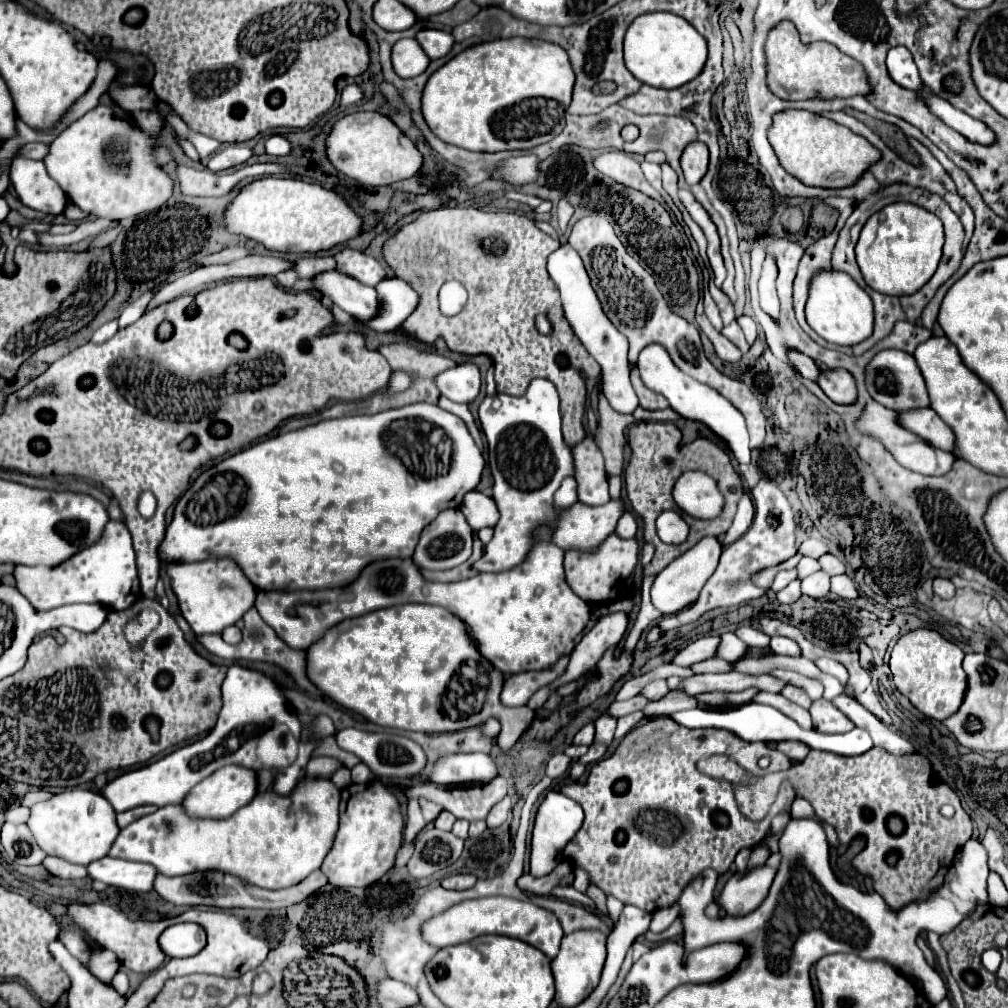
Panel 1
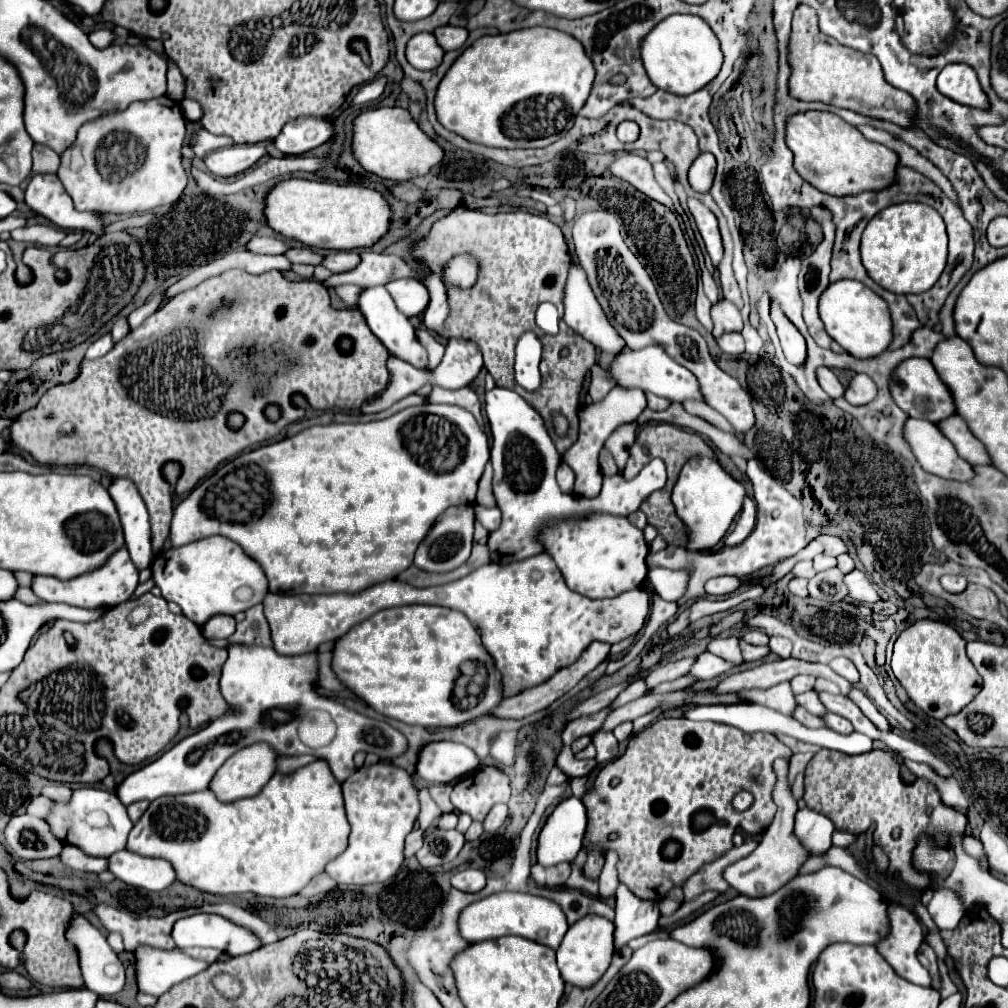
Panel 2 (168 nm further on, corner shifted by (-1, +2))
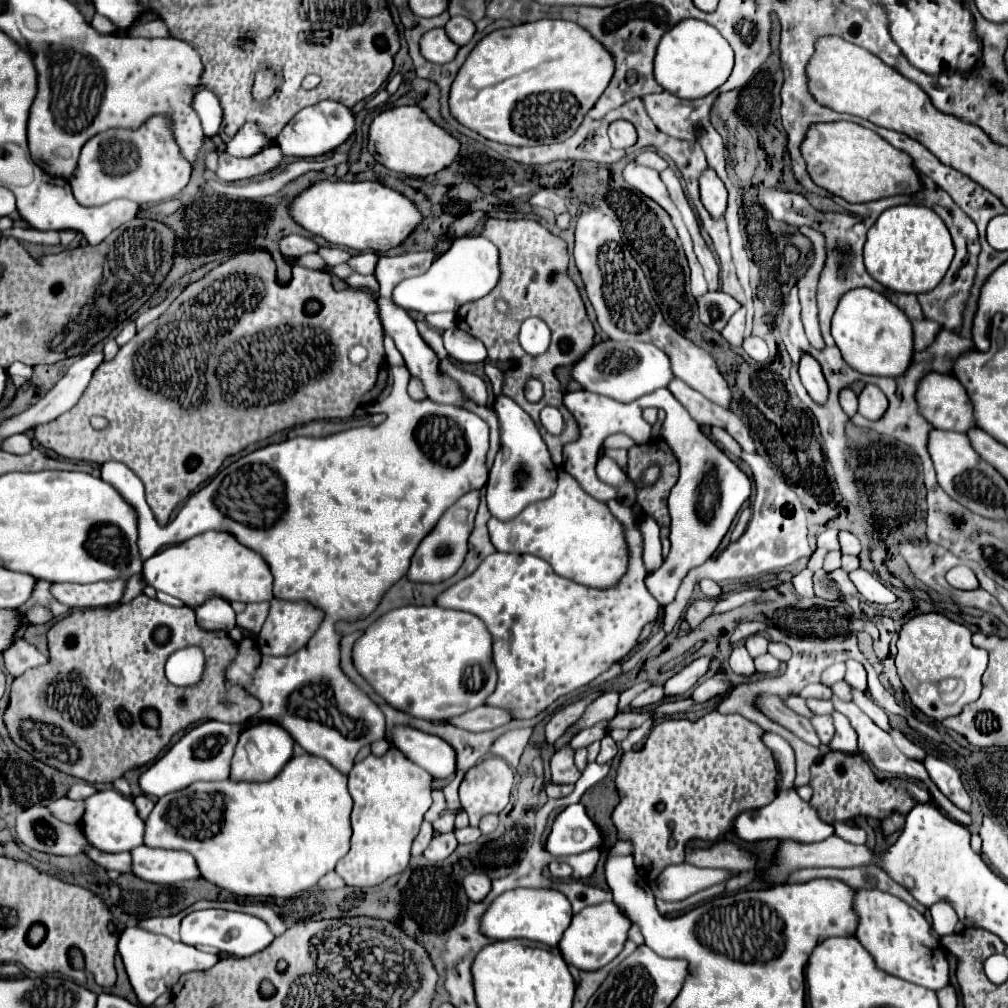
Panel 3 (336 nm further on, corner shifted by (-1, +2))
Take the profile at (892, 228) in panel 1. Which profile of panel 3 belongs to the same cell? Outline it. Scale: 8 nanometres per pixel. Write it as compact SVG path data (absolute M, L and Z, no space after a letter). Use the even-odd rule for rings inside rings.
M917 204L895 206L885 210L867 232L867 242L863 252L867 272L877 282L881 282L885 288L909 294L921 294L933 290L945 276L953 260L953 254L955 250L951 234L945 228L943 220L931 208Z

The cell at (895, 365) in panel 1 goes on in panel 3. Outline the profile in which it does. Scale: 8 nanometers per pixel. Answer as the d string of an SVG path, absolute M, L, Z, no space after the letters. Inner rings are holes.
M929 372L921 378L919 388L915 392L915 400L919 406L919 414L933 426L941 430L953 430L953 432L967 432L967 428L975 426L973 418L973 406L969 402L969 396L961 382L955 376L939 374L939 372Z

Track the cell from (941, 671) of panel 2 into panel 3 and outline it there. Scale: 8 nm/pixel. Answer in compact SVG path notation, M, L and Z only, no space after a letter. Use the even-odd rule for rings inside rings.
M929 612L903 624L895 656L899 678L911 702L929 718L945 720L957 716L963 706L975 702L981 694L981 676L987 668L985 650L971 644L971 630L943 614Z

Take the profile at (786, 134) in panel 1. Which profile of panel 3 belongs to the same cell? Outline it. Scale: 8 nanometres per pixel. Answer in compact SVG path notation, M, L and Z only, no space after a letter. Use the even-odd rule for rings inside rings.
M855 122L811 124L805 140L801 142L801 154L807 162L811 180L847 202L871 202L893 194L913 194L921 188L919 176L913 170L913 160L873 130Z

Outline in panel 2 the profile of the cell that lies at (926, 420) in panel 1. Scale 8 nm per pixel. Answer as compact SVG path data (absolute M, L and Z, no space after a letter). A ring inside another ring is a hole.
M955 414L955 416L947 418L947 420L943 420L943 424L939 422L939 428L953 442L957 452L967 462L971 462L973 466L985 466L985 464L989 466L991 464L987 448L971 434L971 430L967 428L967 424L965 424L965 420L961 416Z

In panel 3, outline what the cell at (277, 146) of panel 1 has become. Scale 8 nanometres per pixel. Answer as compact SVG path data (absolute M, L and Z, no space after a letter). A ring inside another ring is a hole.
M323 100L315 106L309 106L309 108L303 108L301 112L297 112L291 118L291 122L281 130L281 134L277 136L277 144L285 156L313 158L313 156L327 154L333 148L337 148L339 144L343 144L353 130L355 130L355 118L353 118L351 110L339 102Z

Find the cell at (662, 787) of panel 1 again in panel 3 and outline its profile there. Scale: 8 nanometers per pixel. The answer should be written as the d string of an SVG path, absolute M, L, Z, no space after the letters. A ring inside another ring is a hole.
M713 710L697 722L665 718L653 726L641 750L631 750L621 756L615 776L621 802L615 806L611 820L617 828L617 838L633 844L631 856L641 878L651 874L651 870L659 874L661 868L665 870L671 864L681 864L689 840L717 842L729 828L733 828L733 820L741 812L763 808L775 798L777 766L769 748L763 744L763 734L765 730L761 726L739 714L721 714Z

